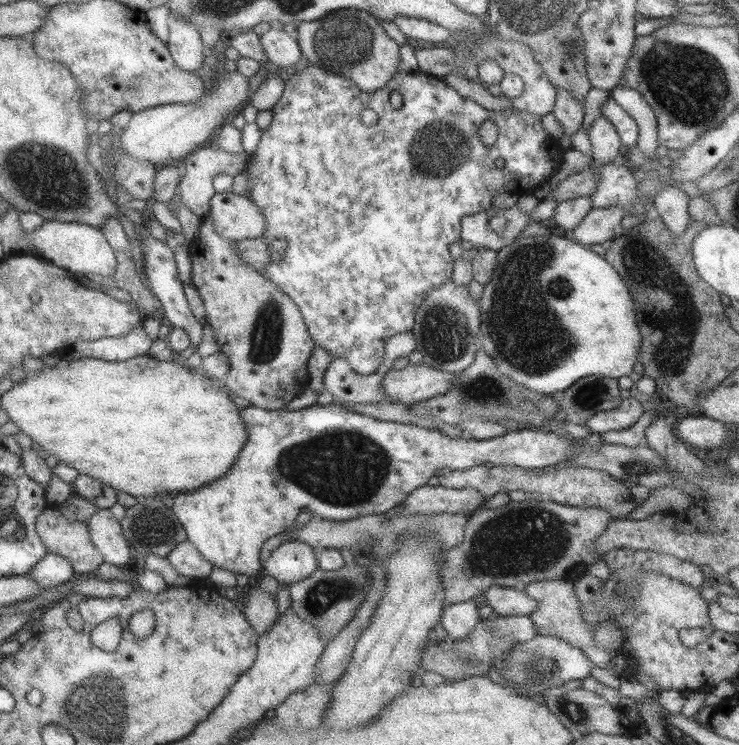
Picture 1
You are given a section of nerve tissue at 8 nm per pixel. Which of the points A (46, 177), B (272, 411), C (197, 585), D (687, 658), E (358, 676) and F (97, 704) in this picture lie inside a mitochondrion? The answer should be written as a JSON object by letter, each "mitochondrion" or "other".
{"A":"mitochondrion","B":"other","C":"other","D":"other","E":"other","F":"mitochondrion"}

